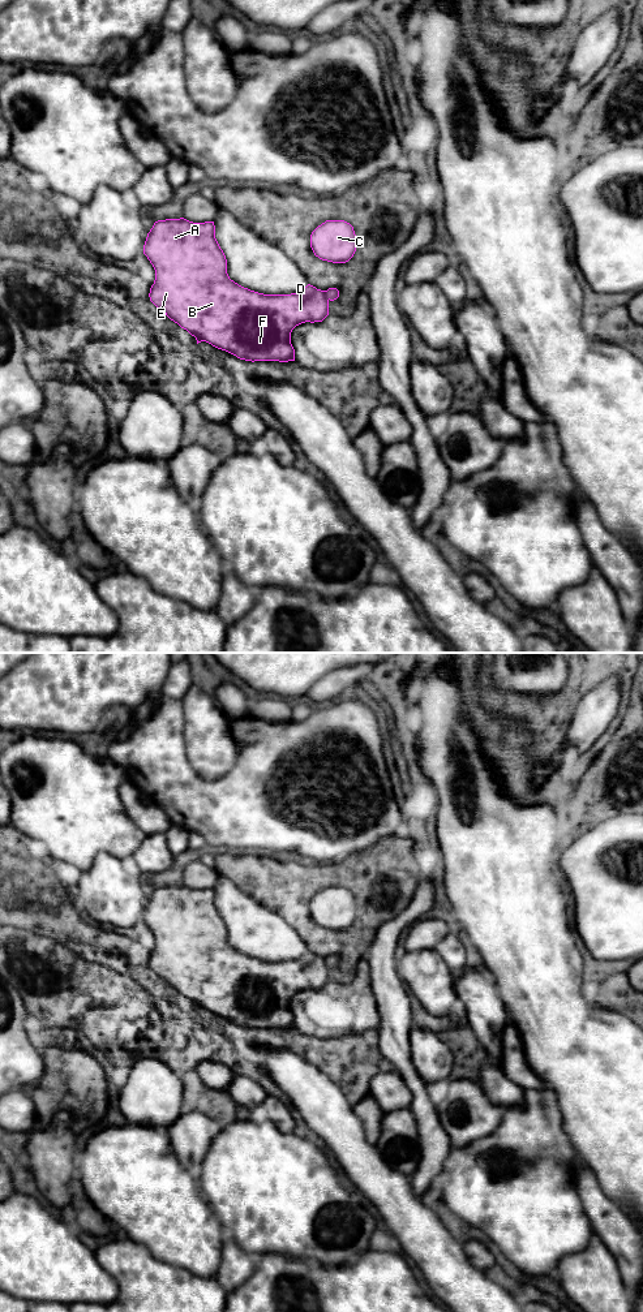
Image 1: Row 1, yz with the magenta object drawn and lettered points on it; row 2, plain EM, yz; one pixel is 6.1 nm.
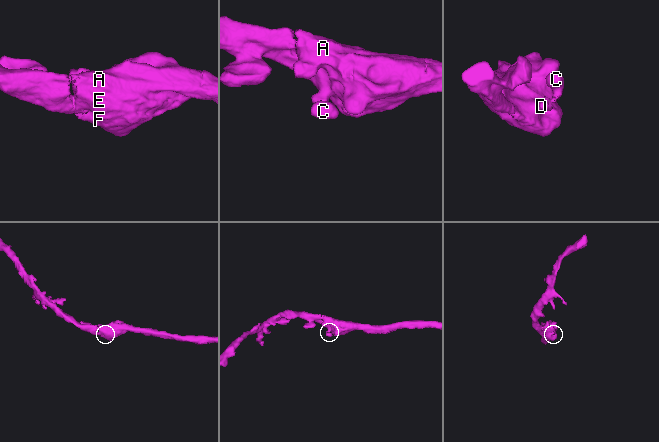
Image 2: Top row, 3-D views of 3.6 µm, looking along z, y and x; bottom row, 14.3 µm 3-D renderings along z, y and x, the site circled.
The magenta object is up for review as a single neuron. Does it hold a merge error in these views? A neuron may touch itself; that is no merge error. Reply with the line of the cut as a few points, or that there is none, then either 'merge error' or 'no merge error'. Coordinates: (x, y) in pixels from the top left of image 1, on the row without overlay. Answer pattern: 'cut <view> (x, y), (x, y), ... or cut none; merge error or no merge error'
cut yz (324, 958), (328, 967); merge error

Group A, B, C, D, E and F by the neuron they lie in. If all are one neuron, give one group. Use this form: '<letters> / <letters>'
A B D E F / C

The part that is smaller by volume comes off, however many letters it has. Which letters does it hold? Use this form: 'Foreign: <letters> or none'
Foreign: C

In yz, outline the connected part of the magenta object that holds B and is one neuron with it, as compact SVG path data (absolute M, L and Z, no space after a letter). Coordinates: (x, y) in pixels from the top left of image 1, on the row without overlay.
M184 885L154 890L143 921L155 937L150 968L171 988L196 1005L245 1028L295 1028L292 997L329 982L325 958L308 951L291 962L263 962L230 946L227 926L215 906L214 889L193 890Z

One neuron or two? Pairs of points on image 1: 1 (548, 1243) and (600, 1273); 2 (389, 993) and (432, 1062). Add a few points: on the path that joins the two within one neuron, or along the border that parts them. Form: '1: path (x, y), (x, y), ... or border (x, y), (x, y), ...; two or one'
1: border (591, 1234), (583, 1248), (560, 1260), (554, 1273); two
2: border (414, 1027), (411, 1031), (412, 1061); two

